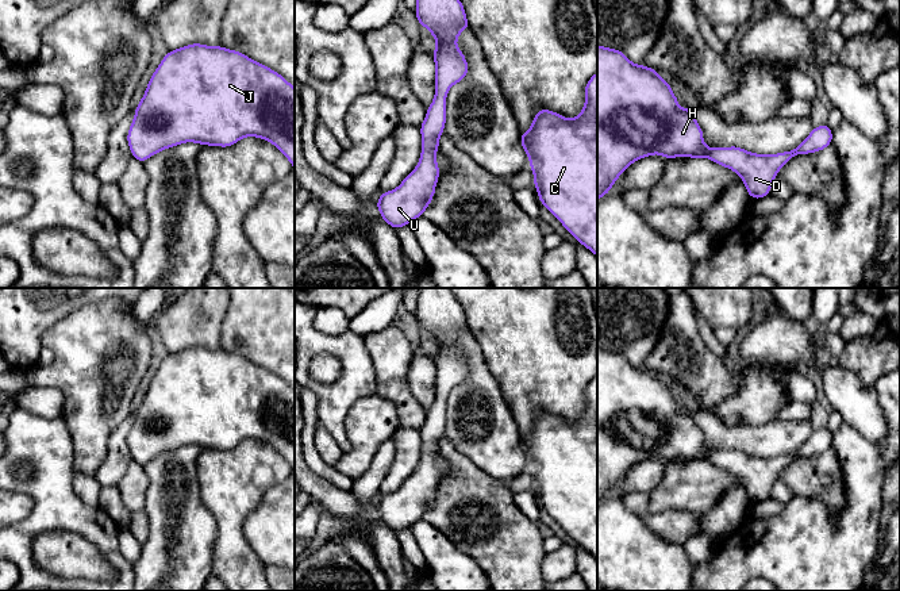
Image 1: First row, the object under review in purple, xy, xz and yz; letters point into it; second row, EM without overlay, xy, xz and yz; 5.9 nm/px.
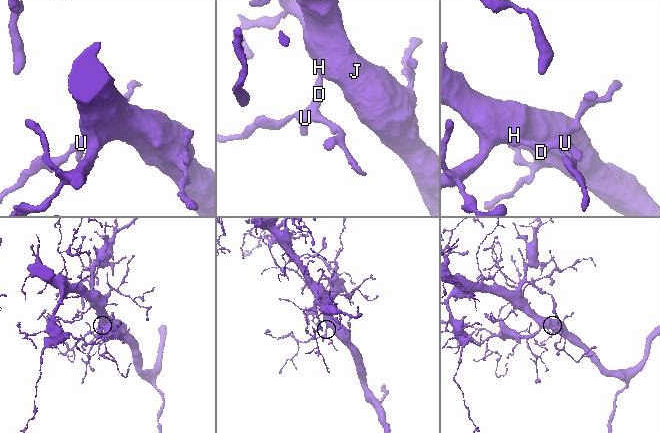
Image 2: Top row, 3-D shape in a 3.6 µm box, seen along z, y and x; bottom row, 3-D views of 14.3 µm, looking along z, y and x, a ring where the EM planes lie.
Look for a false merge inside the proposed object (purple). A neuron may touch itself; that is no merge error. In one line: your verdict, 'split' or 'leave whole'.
leave whole

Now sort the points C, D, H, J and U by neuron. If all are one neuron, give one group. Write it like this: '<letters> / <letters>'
C D H J U

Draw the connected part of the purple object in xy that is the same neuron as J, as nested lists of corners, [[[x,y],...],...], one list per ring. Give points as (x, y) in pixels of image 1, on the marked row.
[[[192,43],[170,50],[154,70],[135,108],[127,142],[132,158],[143,164],[180,143],[228,147],[245,137],[273,143],[295,169],[295,88],[241,51]]]

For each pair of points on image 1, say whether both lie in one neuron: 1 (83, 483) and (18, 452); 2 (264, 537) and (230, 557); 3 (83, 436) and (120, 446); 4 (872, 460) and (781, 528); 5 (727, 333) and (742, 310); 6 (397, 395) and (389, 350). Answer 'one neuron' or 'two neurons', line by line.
1: two neurons
2: two neurons
3: two neurons
4: one neuron
5: two neurons
6: one neuron

